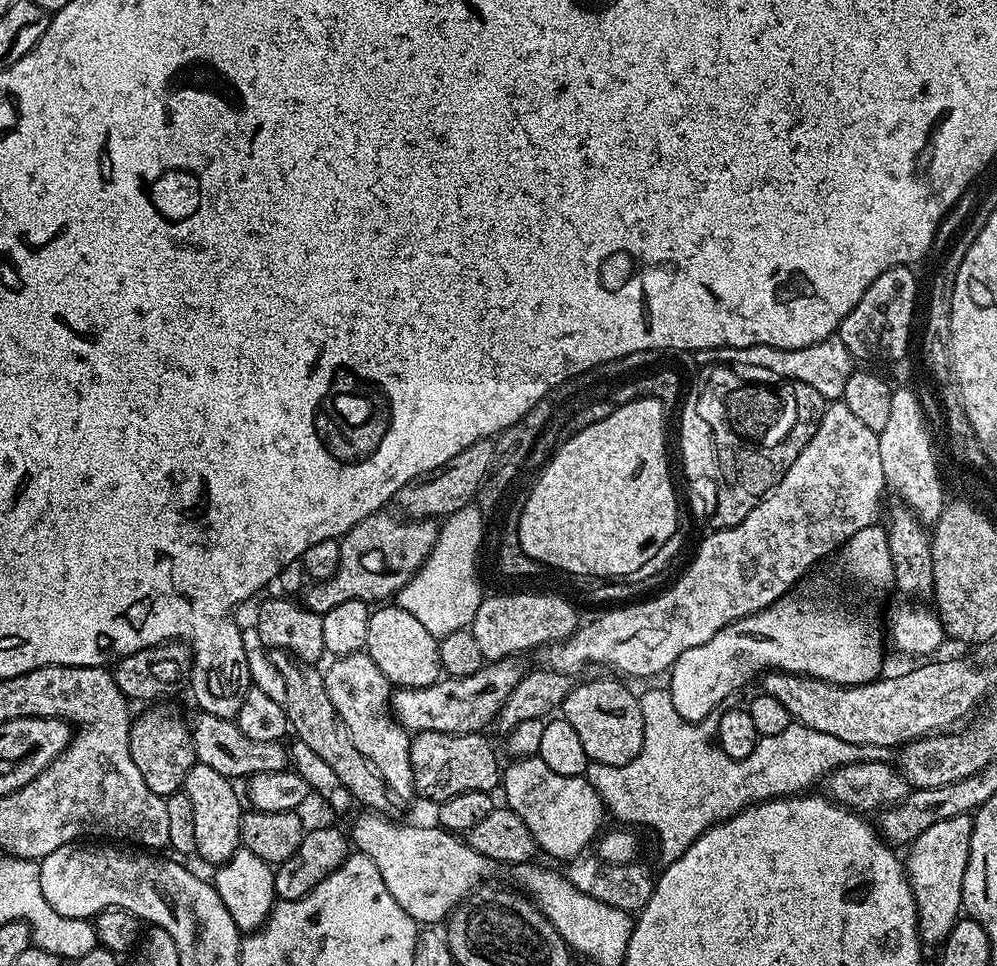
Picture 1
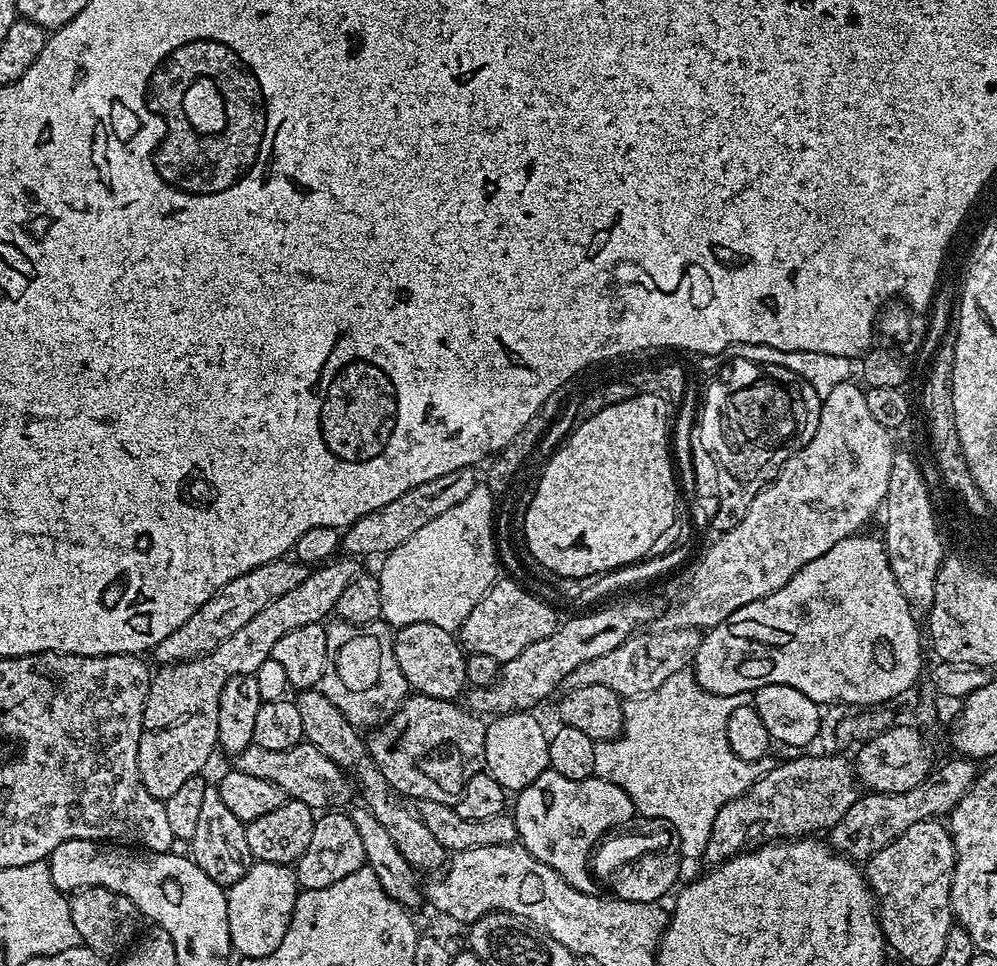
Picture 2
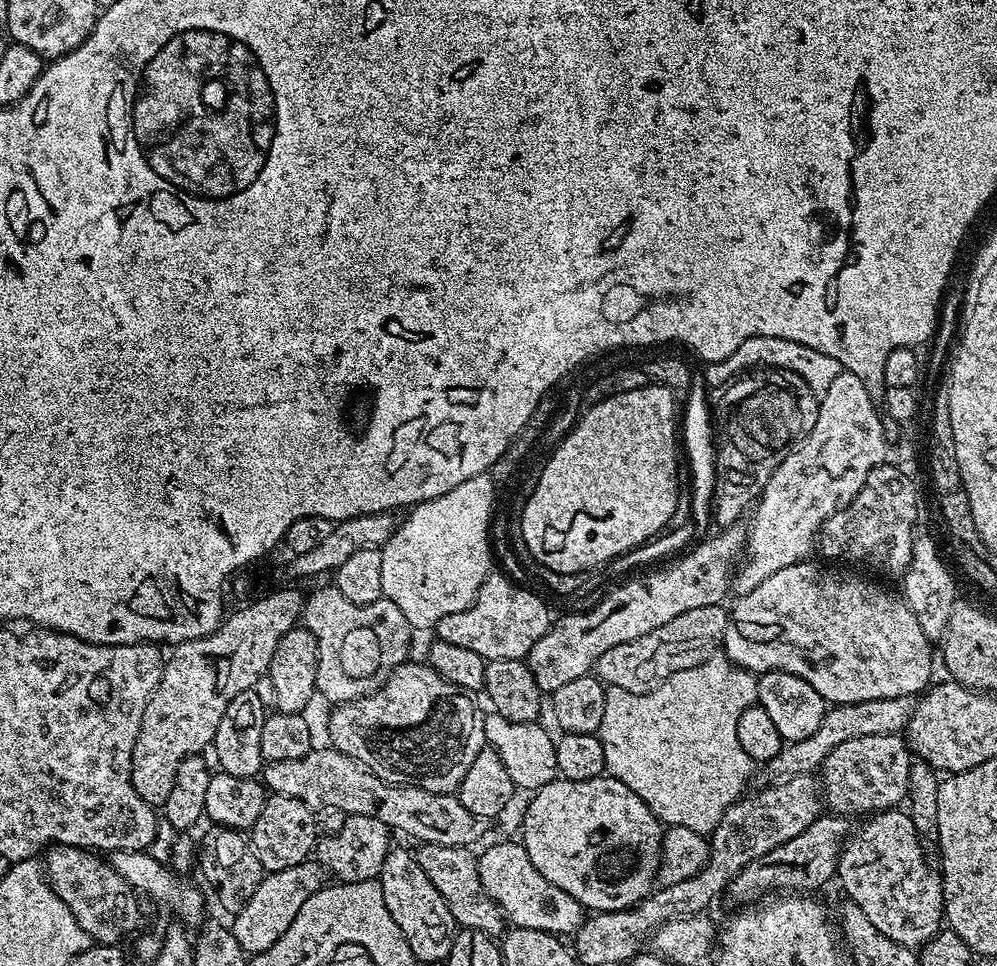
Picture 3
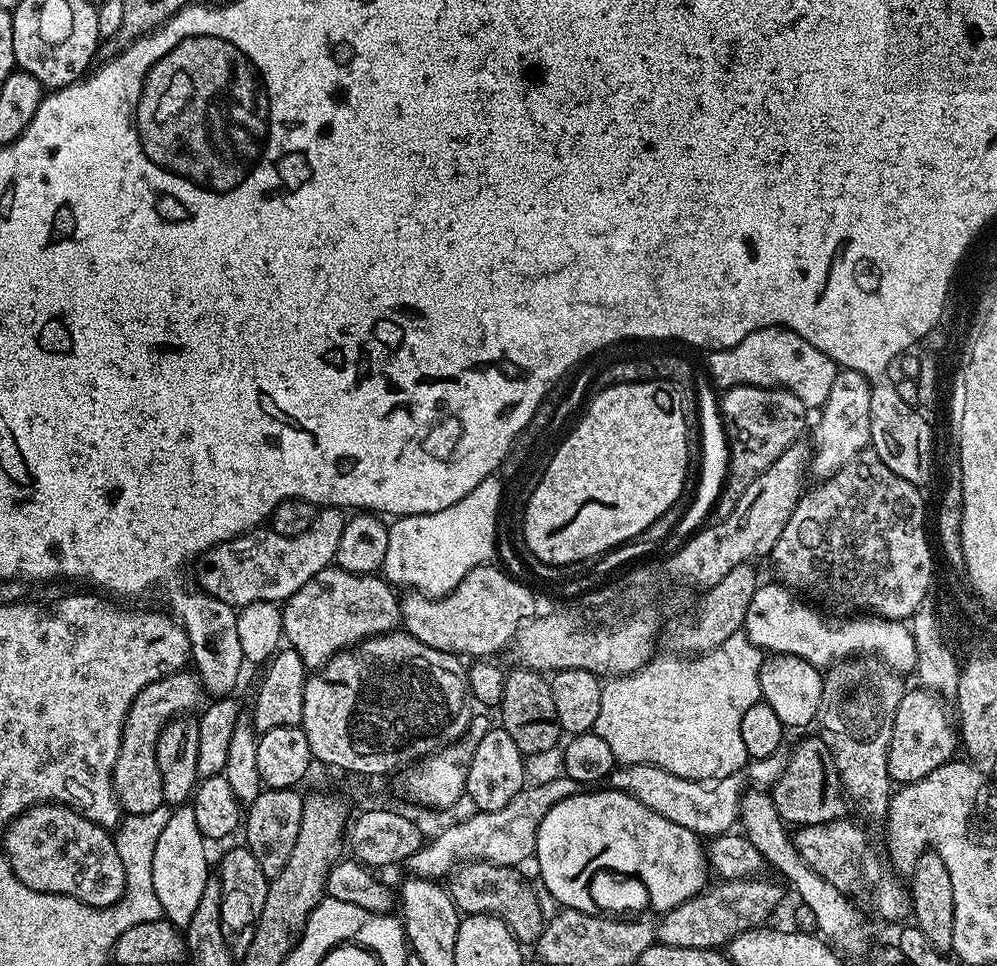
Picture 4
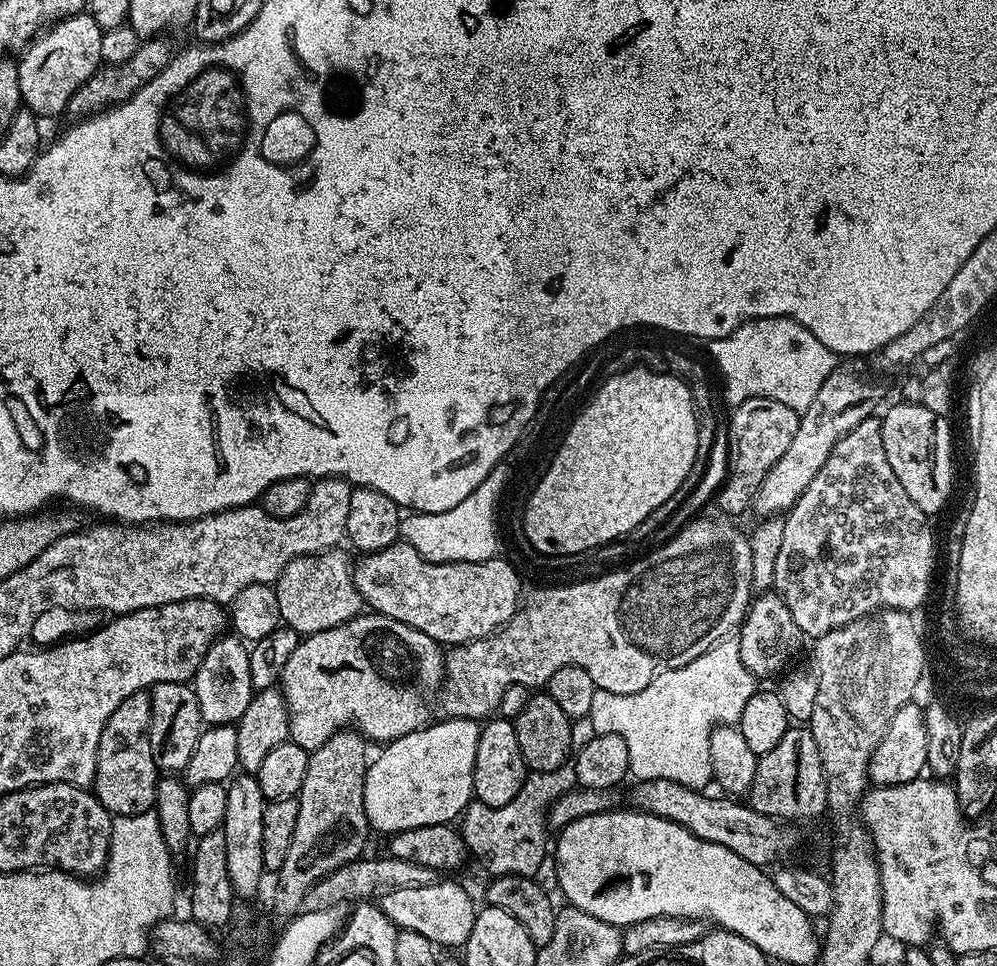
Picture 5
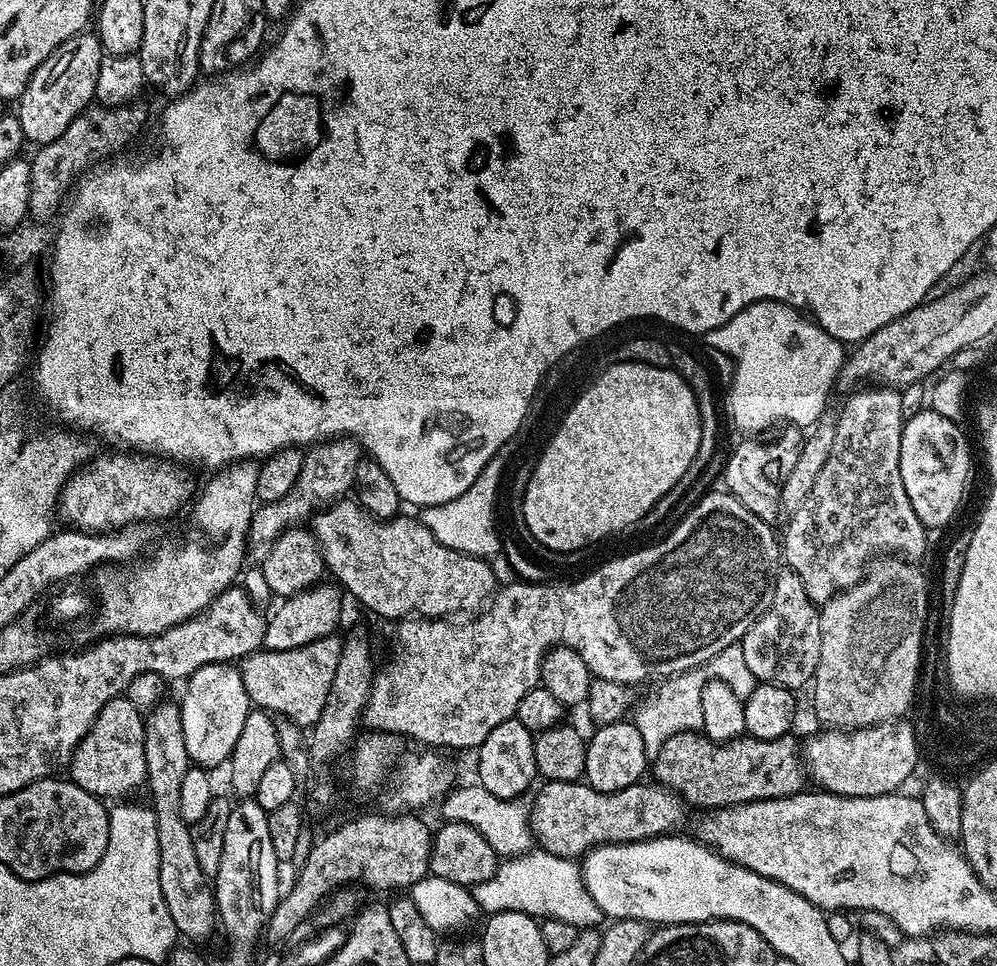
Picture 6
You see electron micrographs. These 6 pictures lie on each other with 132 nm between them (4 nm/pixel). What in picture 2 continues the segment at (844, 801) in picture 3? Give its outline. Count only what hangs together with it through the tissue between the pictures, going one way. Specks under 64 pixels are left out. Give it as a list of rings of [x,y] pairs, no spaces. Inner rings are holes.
[[[893,723],[891,728],[855,749],[854,771],[857,781],[863,787],[865,784],[868,792],[902,794],[902,790],[914,790],[914,786],[928,779],[934,768],[932,752],[924,740],[927,740],[925,733],[912,727],[911,723]]]

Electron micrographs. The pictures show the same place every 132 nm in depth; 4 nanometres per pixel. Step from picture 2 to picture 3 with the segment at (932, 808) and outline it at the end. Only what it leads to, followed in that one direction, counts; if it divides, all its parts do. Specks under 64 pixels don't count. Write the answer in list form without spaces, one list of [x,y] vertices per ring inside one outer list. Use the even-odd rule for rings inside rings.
[[[821,814],[816,817],[798,838],[790,838],[790,842],[782,842],[782,846],[774,846],[770,854],[750,862],[728,883],[726,896],[736,906],[752,906],[763,901],[769,894],[812,894],[828,879],[836,876],[836,861],[840,858],[840,850],[850,835],[849,817],[835,814]]]

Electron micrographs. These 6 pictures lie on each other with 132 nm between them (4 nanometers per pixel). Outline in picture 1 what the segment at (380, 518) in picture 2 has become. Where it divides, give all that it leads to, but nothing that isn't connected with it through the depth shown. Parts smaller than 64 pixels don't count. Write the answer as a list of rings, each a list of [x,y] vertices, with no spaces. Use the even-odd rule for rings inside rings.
[[[491,439],[479,440],[474,442],[474,446],[466,446],[466,450],[462,450],[462,454],[455,456],[450,463],[435,468],[433,472],[425,472],[423,476],[415,476],[395,494],[395,503],[400,503],[399,511],[414,520],[427,520],[447,518],[458,510],[469,507],[484,485],[495,453],[496,445]]]

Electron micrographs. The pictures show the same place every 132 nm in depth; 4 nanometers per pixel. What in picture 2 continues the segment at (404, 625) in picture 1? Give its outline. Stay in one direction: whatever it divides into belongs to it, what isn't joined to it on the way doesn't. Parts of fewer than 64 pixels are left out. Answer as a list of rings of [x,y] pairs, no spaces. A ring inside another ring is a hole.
[[[414,622],[395,633],[394,654],[409,689],[421,696],[456,700],[459,692],[468,684],[468,662],[465,649],[453,633],[442,626],[430,626],[430,622]]]

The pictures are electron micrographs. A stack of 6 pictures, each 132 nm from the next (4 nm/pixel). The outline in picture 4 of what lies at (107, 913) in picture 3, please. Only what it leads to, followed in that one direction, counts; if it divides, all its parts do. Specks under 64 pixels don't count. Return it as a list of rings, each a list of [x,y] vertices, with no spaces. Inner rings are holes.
[[[35,804],[26,809],[21,816],[15,816],[8,829],[2,834],[4,840],[3,855],[12,868],[12,873],[21,880],[30,890],[39,892],[57,892],[63,896],[72,896],[95,908],[105,908],[117,904],[124,893],[124,871],[122,858],[116,849],[113,833],[101,824],[90,822],[73,808],[64,804]]]

